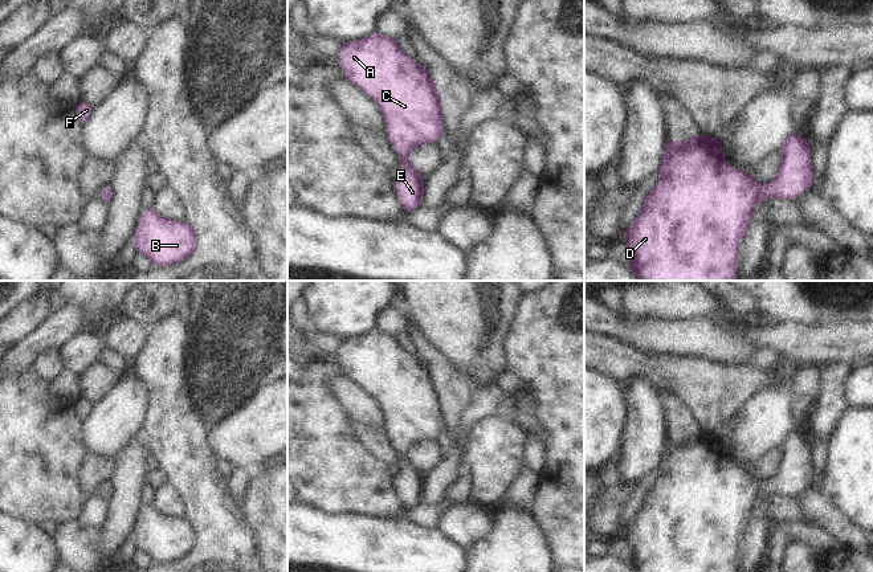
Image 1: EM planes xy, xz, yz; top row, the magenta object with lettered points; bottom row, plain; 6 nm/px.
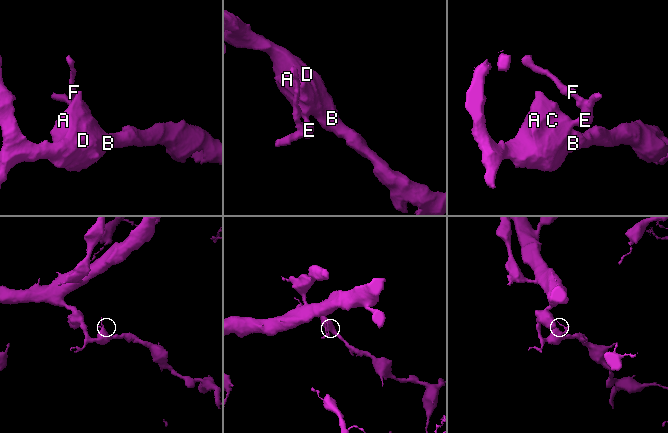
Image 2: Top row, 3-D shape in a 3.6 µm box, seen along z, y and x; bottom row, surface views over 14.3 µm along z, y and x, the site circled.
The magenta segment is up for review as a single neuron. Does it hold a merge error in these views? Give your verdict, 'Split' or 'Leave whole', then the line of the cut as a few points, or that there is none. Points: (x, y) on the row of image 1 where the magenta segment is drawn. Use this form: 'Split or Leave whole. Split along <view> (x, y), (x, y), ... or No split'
Leave whole. No split

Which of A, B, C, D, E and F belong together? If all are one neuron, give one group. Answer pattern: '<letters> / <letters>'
A B C D E F

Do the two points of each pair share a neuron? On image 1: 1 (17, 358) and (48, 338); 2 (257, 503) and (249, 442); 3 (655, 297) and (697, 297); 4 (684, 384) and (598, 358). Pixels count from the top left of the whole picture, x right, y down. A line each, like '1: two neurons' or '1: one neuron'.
1: one neuron
2: two neurons
3: one neuron
4: one neuron

